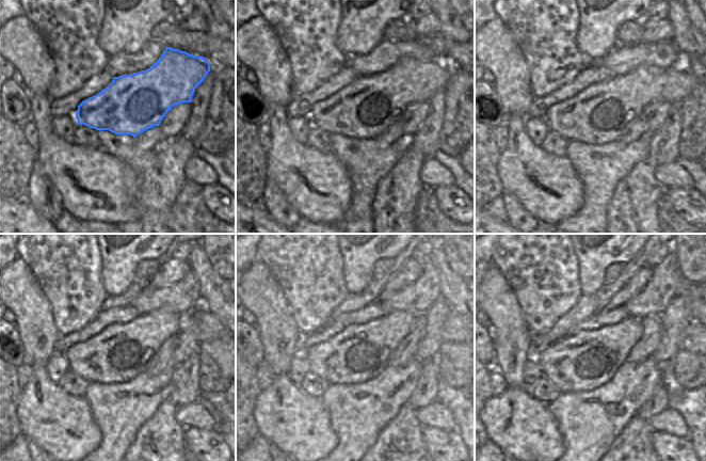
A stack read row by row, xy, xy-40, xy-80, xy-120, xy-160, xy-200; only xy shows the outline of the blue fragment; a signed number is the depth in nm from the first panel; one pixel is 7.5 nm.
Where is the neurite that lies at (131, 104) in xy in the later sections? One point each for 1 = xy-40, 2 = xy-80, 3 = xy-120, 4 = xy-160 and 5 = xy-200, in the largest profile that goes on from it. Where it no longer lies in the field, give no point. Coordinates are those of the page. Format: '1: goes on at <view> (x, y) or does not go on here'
1: goes on at xy-40 (365, 108)
2: goes on at xy-80 (598, 114)
3: goes on at xy-120 (121, 352)
4: goes on at xy-160 (359, 352)
5: goes on at xy-200 (584, 361)

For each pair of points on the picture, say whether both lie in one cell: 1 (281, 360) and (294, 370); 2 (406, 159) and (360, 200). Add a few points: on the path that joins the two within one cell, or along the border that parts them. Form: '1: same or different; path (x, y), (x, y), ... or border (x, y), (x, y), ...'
1: different; border (297, 353), (286, 372)
2: different; border (394, 165), (379, 183), (371, 209)

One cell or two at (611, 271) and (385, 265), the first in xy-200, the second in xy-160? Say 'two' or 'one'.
one

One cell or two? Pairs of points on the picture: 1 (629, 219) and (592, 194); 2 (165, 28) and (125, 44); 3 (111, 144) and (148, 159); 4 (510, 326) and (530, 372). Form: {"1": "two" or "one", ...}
{"1": "two", "2": "two", "3": "one", "4": "two"}

